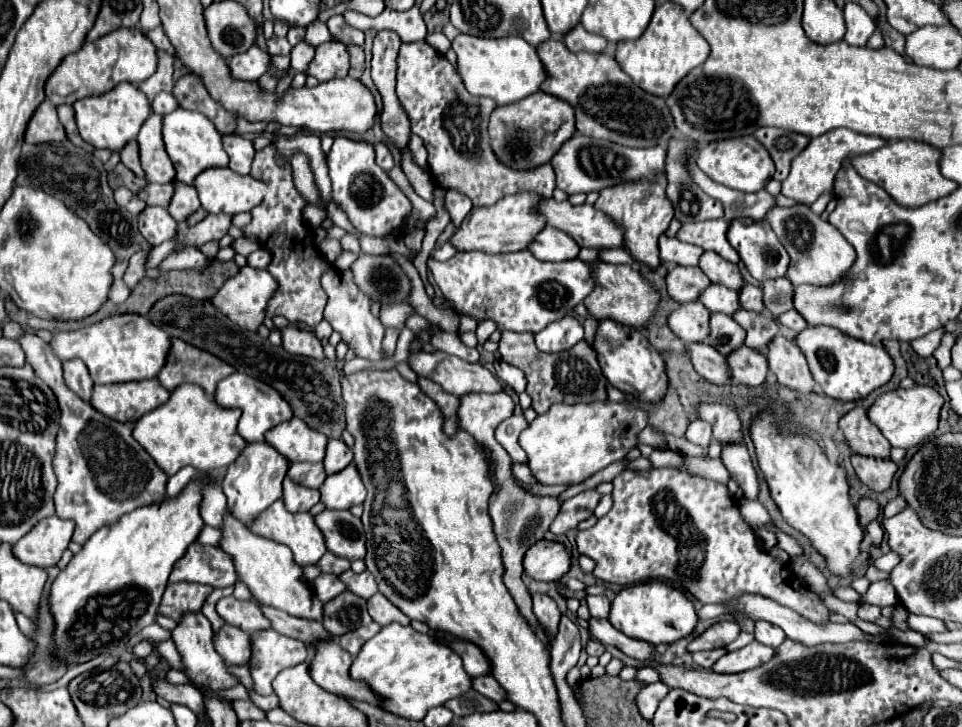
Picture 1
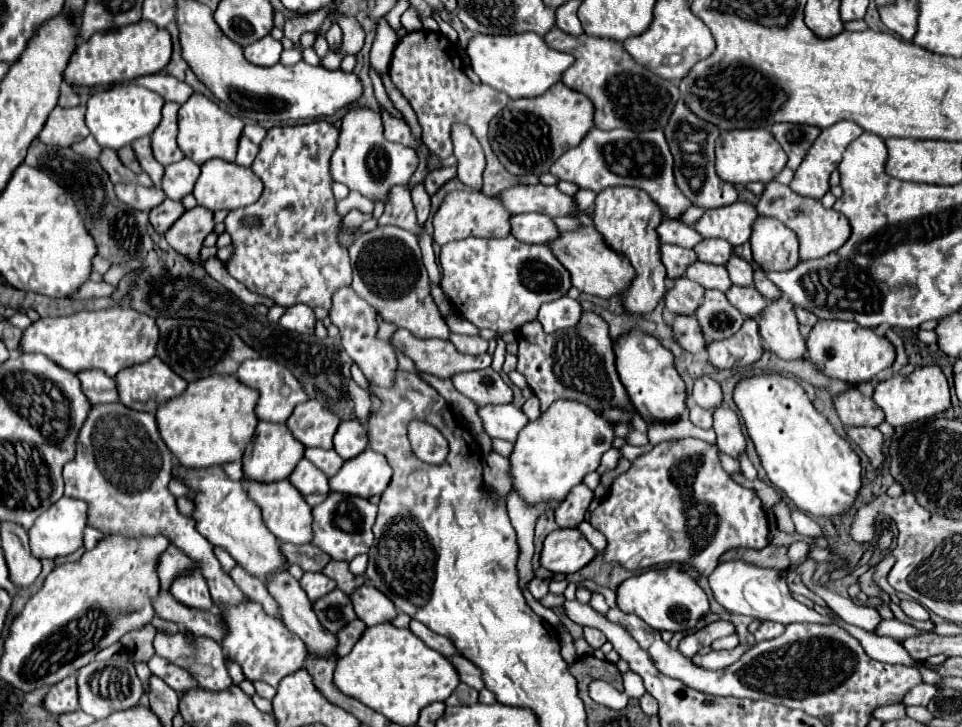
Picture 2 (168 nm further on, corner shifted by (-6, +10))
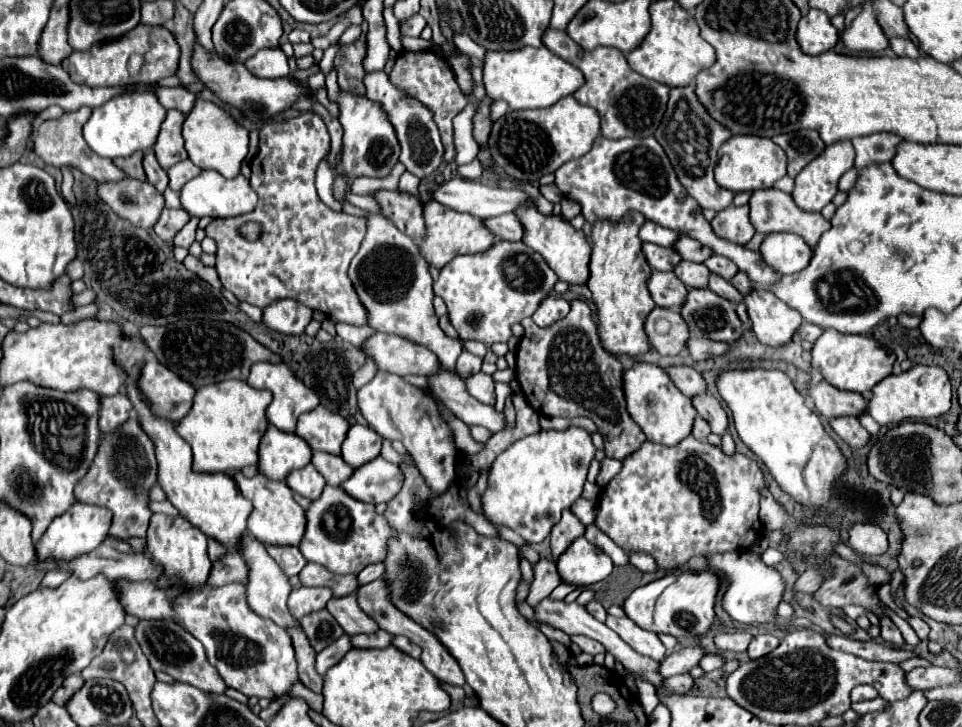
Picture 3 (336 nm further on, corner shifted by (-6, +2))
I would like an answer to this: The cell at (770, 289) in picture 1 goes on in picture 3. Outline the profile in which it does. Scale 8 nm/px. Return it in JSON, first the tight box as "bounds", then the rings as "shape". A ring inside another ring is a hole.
{"bounds":[732,272,754,296],"shape":[[[738,272],[736,274],[736,278],[732,280],[732,284],[740,290],[740,294],[744,294],[744,296],[748,296],[752,290],[754,290],[754,282],[748,278],[748,274],[744,274],[744,272]]]}

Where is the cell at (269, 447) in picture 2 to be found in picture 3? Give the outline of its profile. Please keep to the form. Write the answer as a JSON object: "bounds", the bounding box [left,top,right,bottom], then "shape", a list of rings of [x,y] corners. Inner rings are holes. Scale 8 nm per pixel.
{"bounds":[258,424,312,480],"shape":[[[272,424],[262,436],[258,454],[258,472],[270,480],[286,480],[292,470],[310,464],[312,458],[310,446],[300,436],[282,432]]]}

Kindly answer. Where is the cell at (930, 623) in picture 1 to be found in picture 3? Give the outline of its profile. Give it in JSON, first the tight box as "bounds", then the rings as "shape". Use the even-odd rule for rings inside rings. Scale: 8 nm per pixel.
{"bounds":[908,616,930,640],"shape":[[[910,616],[910,618],[908,618],[908,624],[914,628],[914,632],[920,636],[920,640],[926,640],[926,638],[928,638],[928,632],[930,632],[930,628],[928,628],[928,624],[926,624],[922,618]]]}

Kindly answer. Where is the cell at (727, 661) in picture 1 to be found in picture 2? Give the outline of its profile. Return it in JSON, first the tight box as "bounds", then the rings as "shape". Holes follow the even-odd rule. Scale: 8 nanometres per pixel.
{"bounds":[692,644,750,670],"shape":[[[740,644],[740,646],[736,646],[734,650],[730,650],[730,652],[710,652],[710,654],[706,654],[706,656],[694,656],[692,658],[692,662],[696,664],[696,666],[700,666],[700,668],[706,668],[706,670],[722,670],[722,668],[728,668],[730,664],[734,664],[746,650],[748,650],[750,646],[746,646],[746,644]]]}

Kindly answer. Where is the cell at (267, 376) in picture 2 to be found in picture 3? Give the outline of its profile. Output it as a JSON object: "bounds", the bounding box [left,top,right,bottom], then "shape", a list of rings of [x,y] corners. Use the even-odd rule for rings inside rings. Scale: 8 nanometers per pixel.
{"bounds":[246,362,320,432],"shape":[[[266,362],[254,364],[246,382],[256,390],[270,390],[274,394],[274,400],[270,402],[270,406],[266,410],[266,418],[270,424],[274,424],[278,430],[284,430],[284,432],[294,432],[298,416],[302,412],[314,410],[320,402],[318,396],[308,386],[304,386],[300,380],[296,380],[292,370],[288,370],[288,366],[284,366],[282,362],[280,364],[266,364]]]}

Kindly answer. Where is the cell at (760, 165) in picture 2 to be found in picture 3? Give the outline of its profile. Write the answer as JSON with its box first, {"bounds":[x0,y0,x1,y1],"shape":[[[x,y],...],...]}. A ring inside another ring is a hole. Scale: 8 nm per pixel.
{"bounds":[714,136,786,192],"shape":[[[732,136],[718,150],[718,164],[714,168],[716,182],[732,192],[754,192],[772,188],[776,180],[786,176],[786,154],[768,138],[760,136]]]}

